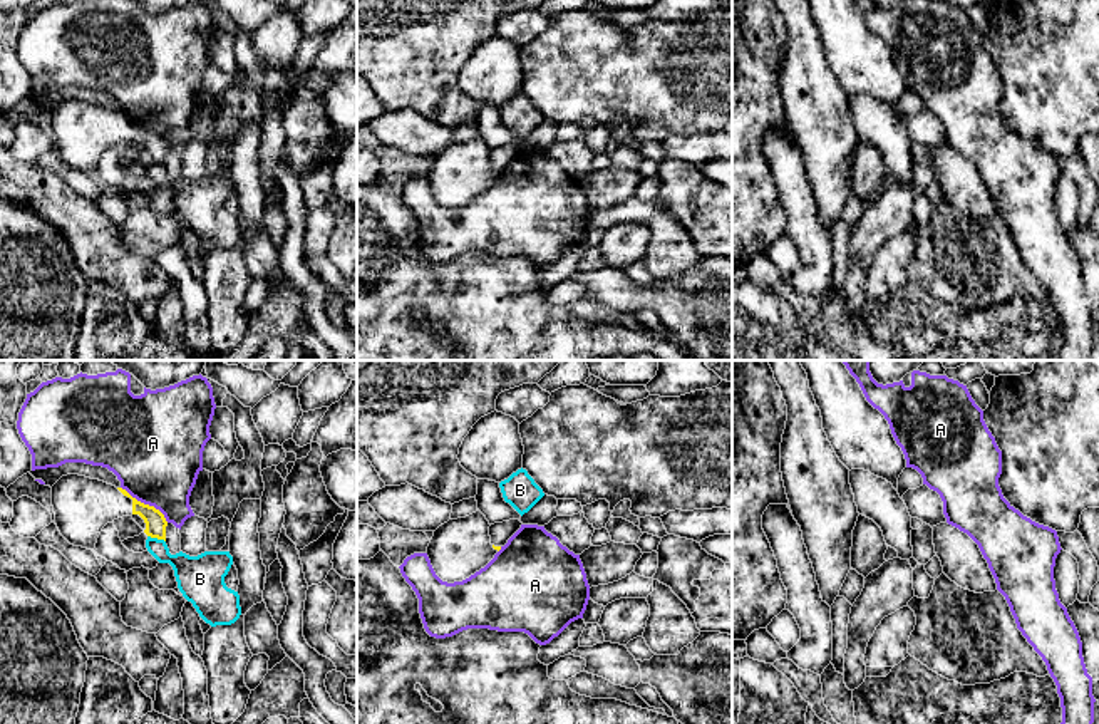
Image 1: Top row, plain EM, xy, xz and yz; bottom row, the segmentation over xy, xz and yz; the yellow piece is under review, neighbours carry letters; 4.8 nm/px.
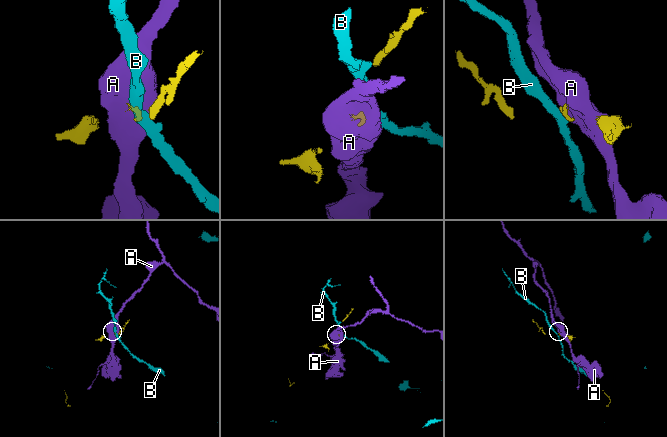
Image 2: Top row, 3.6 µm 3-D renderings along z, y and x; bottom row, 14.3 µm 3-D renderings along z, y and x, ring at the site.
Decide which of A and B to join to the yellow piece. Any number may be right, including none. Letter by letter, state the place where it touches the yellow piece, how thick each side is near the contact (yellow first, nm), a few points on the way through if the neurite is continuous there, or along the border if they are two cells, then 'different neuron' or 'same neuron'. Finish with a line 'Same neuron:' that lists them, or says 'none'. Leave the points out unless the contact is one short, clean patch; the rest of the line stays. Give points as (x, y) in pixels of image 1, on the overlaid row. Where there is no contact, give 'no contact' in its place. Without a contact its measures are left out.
A: xy (146, 505) | 100/440 nm | along xy (121, 486), (138, 500), (153, 505), (168, 522) | different neuron
B: xy (156, 537) | 100/180 nm | along xy (148, 535), (165, 542) | different neuron
Same neuron: none

